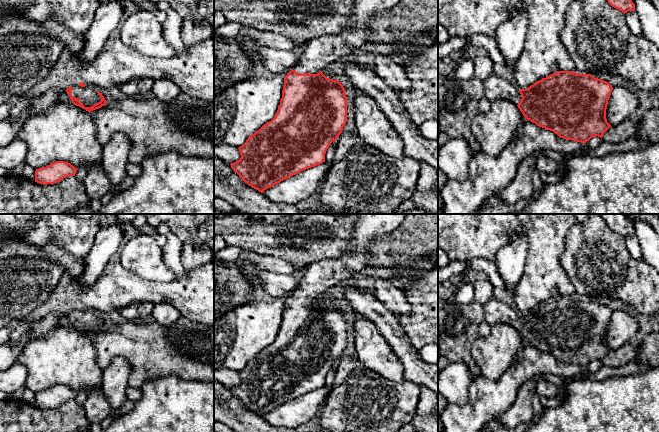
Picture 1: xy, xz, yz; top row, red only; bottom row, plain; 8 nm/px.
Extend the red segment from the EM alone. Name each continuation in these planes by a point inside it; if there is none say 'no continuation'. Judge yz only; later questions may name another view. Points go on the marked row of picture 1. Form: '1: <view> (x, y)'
1: yz (495, 87)

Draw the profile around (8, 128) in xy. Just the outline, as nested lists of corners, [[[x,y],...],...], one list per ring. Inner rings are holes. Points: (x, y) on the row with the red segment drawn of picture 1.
[[[49,89],[48,91],[34,97],[31,112],[23,112],[16,121],[9,117],[0,121],[0,148],[7,146],[16,138],[18,130],[22,124],[34,114],[50,108],[57,100],[61,99],[61,92],[58,89]]]

